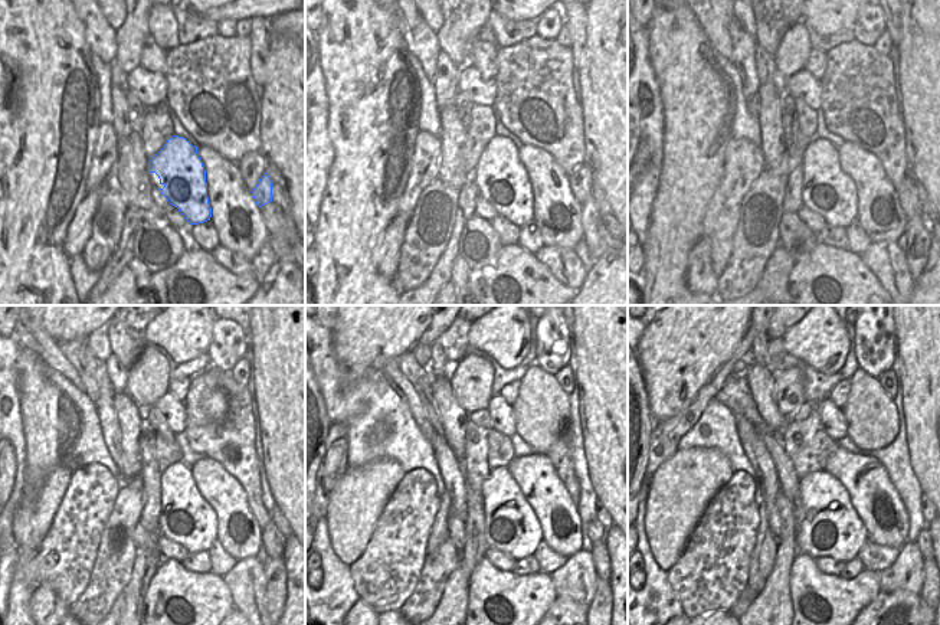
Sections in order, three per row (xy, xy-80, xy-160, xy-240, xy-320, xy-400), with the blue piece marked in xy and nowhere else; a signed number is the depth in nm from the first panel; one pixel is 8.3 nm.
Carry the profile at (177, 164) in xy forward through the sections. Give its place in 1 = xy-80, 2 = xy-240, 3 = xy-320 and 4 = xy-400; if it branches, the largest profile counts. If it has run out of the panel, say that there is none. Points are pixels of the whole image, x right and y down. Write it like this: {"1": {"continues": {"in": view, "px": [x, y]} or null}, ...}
{"1": {"continues": {"in": "xy-80", "px": [507, 187]}}, "2": {"continues": {"in": "xy-240", "px": [187, 519]}}, "3": {"continues": {"in": "xy-320", "px": [511, 526]}}, "4": {"continues": {"in": "xy-400", "px": [831, 527]}}}

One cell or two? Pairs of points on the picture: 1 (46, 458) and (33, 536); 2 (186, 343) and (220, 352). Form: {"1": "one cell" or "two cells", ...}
{"1": "two cells", "2": "two cells"}

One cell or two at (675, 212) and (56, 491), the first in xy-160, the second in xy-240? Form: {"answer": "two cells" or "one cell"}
{"answer": "two cells"}

